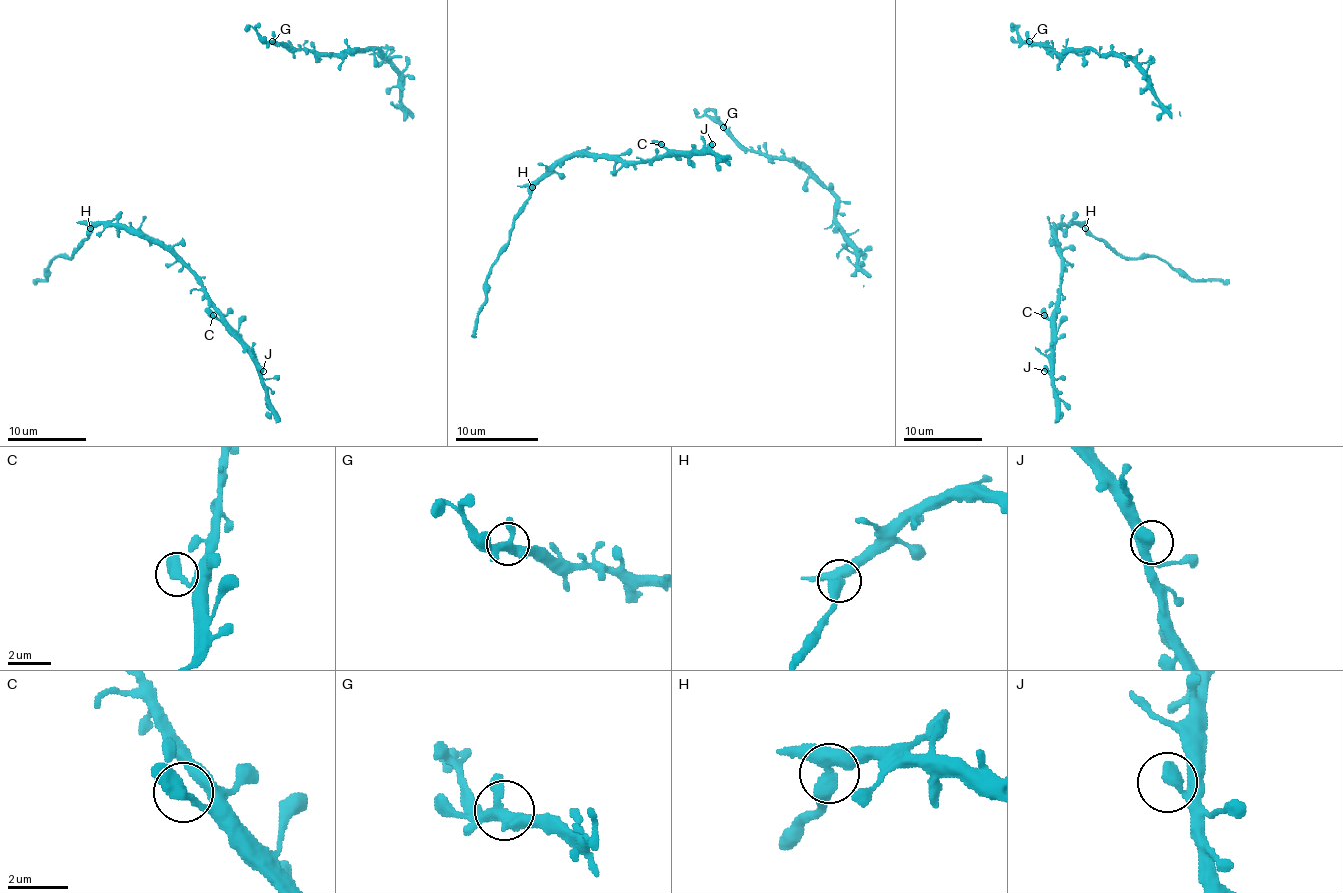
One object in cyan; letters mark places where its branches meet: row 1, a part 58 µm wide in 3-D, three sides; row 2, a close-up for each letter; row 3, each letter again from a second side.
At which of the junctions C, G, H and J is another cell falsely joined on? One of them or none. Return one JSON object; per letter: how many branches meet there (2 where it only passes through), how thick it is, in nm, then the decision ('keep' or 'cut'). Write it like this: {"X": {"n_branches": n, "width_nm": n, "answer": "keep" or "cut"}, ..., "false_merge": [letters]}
{"C": {"n_branches": 2, "width_nm": 400, "answer": "keep"}, "G": {"n_branches": 3, "width_nm": 360, "answer": "keep"}, "H": {"n_branches": 3, "width_nm": 400, "answer": "cut"}, "J": {"n_branches": 1, "width_nm": 500, "answer": "keep"}, "false_merge": ["H"]}

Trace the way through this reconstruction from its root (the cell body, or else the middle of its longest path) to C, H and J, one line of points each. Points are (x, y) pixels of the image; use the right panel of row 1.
C: (1048, 217), (1054, 234), (1054, 248), (1060, 258), (1060, 294), (1056, 311), (1048, 319), (1044, 315)
H: (1048, 217), (1052, 228), (1072, 224), (1086, 228)
J: (1048, 217), (1054, 234), (1054, 248), (1060, 258), (1060, 294), (1054, 315), (1054, 357), (1044, 371)

